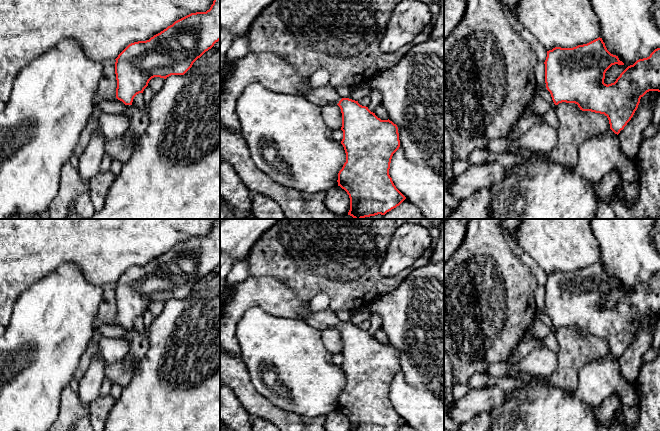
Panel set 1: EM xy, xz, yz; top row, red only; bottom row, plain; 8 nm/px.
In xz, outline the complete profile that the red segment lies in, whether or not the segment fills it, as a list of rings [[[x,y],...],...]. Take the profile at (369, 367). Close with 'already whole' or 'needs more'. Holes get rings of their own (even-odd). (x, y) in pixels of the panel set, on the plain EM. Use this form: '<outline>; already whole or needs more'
[[[309,308],[300,312],[303,320],[310,326],[322,331],[327,328],[337,328],[342,337],[343,363],[341,368],[346,377],[346,386],[338,397],[338,410],[344,413],[350,422],[350,431],[397,431],[406,421],[396,412],[389,399],[390,387],[393,378],[400,371],[398,351],[392,345],[381,344],[368,331],[362,330],[358,325],[342,322],[336,313],[330,309],[313,312]]]; needs more

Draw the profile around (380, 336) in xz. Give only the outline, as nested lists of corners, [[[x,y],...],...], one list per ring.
[[[380,327],[377,330],[377,332],[376,332],[374,337],[381,344],[388,344],[389,343],[388,337],[387,337],[385,331],[382,329],[382,327]]]

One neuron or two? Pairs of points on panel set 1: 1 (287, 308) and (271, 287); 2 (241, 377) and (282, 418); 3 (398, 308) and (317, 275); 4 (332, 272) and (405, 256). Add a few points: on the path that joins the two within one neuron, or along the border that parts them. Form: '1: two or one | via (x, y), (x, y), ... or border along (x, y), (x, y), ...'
1: one | via (282, 303), (271, 292)
2: one | via (245, 389), (270, 412)
3: two | border along (395, 288), (378, 295), (365, 307)
4: two | border along (391, 239), (379, 269), (379, 273), (382, 276)

